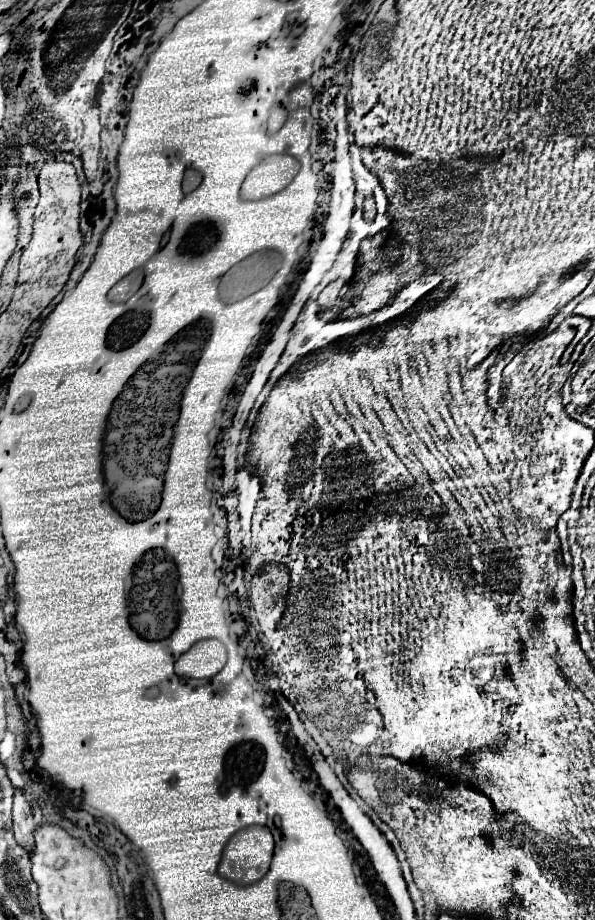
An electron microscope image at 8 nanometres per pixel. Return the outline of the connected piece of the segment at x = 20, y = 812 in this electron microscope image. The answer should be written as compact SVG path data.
M15 790L15 800L13 800L13 830L19 846L23 846L29 854L33 852L33 814L31 814L31 804L27 796L21 790Z

